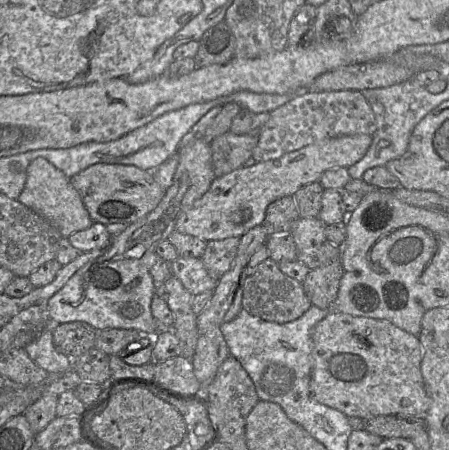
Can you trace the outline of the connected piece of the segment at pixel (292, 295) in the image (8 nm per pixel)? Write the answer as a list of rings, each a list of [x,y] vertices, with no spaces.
[[[274,260],[261,262],[255,271],[247,276],[243,285],[242,310],[265,321],[286,323],[301,317],[310,307],[302,283],[285,275]]]

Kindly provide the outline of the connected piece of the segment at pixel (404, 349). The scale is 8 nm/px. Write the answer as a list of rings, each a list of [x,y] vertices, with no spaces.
[[[330,310],[313,328],[312,359],[311,398],[348,417],[424,416],[431,405],[421,374],[418,337],[387,320]]]

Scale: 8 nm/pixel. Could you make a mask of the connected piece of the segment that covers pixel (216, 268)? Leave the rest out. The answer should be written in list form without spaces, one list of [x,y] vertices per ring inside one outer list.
[[[238,237],[207,242],[201,259],[213,277],[219,279],[230,270],[236,258],[239,243]]]

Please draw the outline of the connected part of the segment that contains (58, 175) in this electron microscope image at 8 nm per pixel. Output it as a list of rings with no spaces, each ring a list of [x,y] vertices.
[[[42,158],[35,159],[26,168],[26,182],[17,200],[54,225],[62,238],[68,238],[94,224],[70,178]]]

